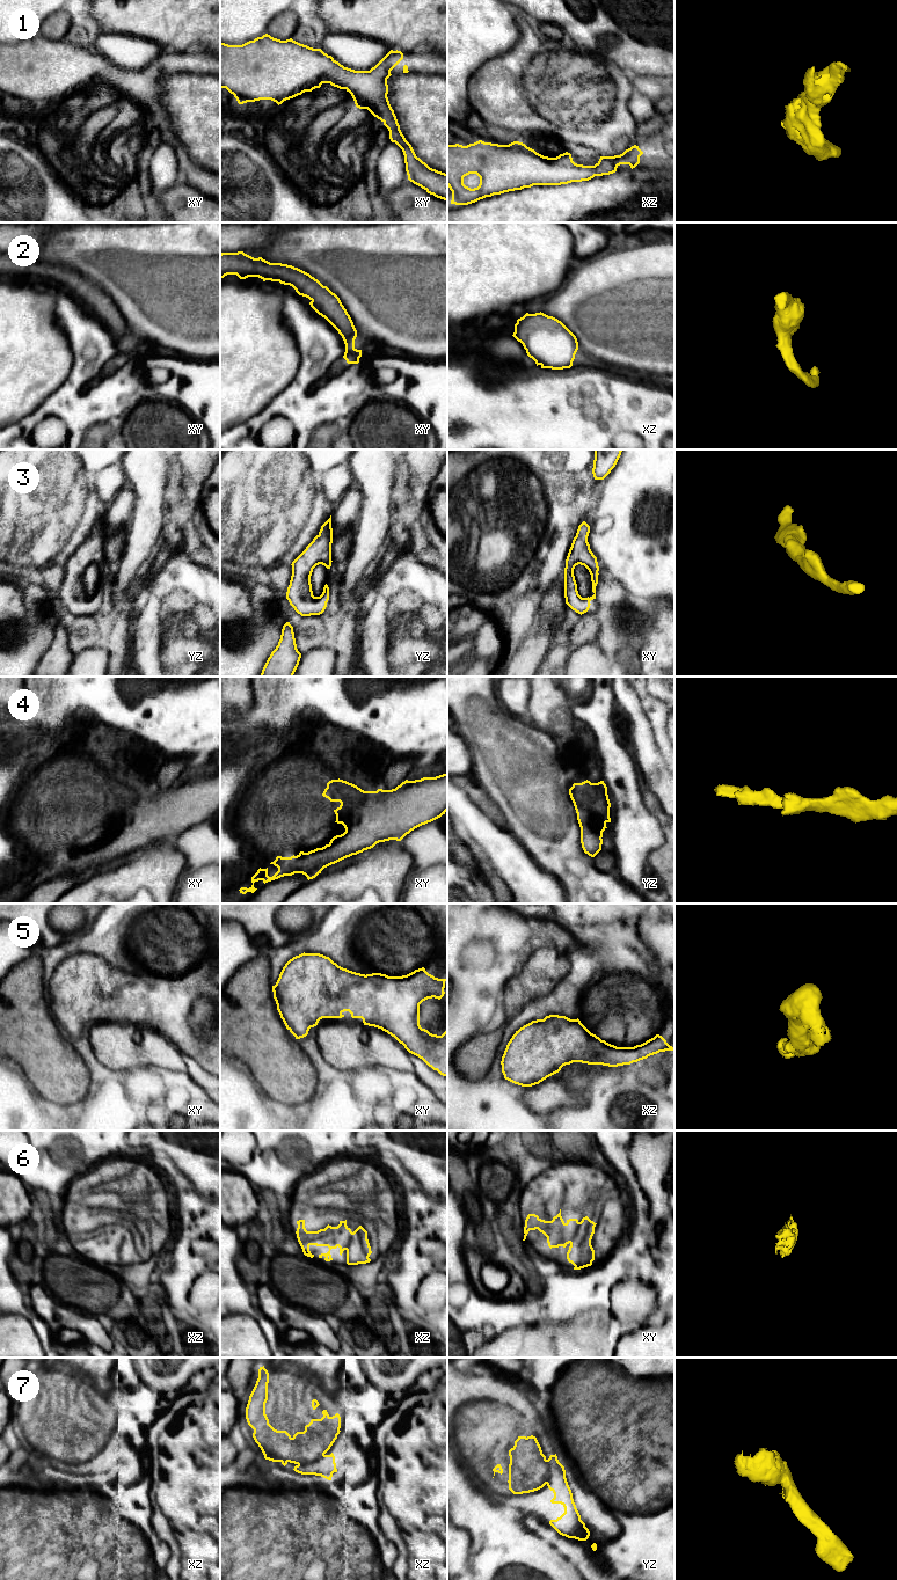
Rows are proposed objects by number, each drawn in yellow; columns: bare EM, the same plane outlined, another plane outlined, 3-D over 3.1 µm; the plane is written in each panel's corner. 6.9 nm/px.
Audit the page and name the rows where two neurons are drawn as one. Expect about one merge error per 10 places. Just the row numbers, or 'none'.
none

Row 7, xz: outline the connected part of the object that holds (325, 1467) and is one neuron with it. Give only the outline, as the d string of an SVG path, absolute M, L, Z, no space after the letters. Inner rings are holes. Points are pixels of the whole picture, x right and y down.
M263 1367L258 1369L258 1378L249 1396L246 1407L246 1419L254 1429L253 1438L261 1448L264 1458L280 1462L284 1466L294 1463L294 1471L301 1475L321 1476L331 1480L337 1472L335 1456L326 1453L330 1449L341 1428L338 1413L330 1417L322 1411L321 1419L312 1419L304 1432L291 1436L286 1431L277 1431L265 1414L268 1400L269 1373Z

